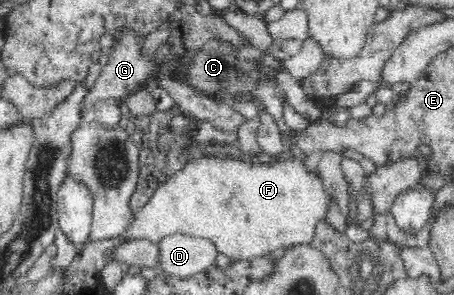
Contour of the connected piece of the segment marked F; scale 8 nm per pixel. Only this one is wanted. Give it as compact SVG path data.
M291 158L273 162L273 165L254 164L249 161L244 162L243 160L238 159L191 159L183 171L178 171L171 179L169 179L169 181L166 181L165 185L162 185L157 189L155 195L151 198L151 201L149 201L147 205L144 205L142 210L139 210L136 213L134 222L128 227L128 229L113 240L121 241L121 239L131 240L145 238L153 243L157 243L159 237L165 237L171 233L184 233L185 235L208 239L213 243L215 249L219 253L227 255L227 257L230 257L234 261L252 260L253 258L267 256L269 253L281 249L281 247L288 249L297 244L309 244L311 237L313 237L313 229L315 229L317 219L321 219L321 217L325 216L325 207L327 207L327 196L325 196L323 190L321 190L321 182L319 182L319 178L315 176L314 172L308 173L307 167L304 164L299 161L294 161Z

